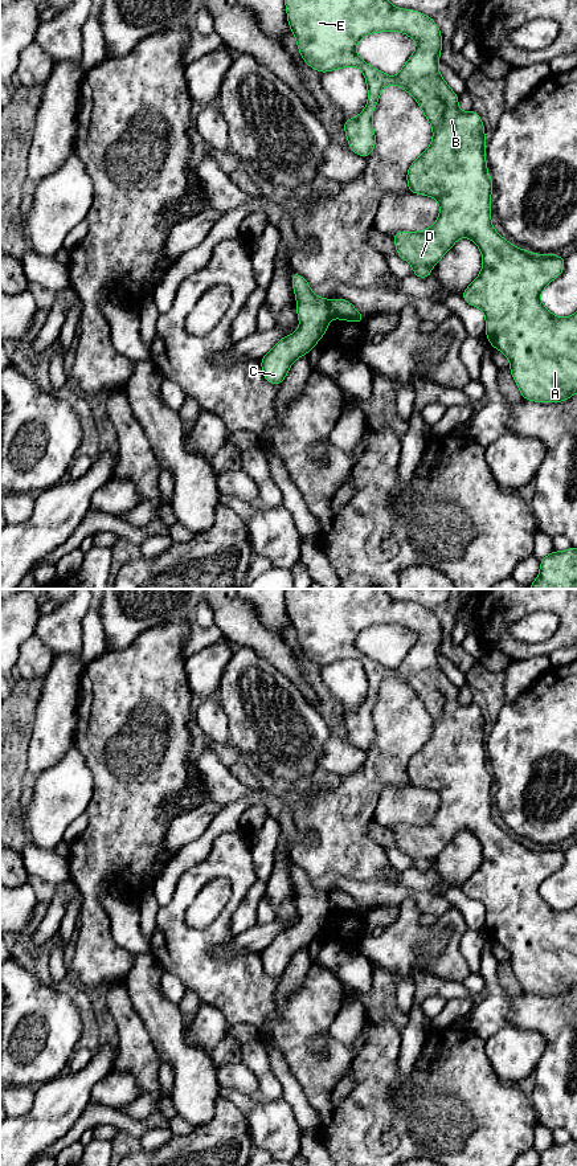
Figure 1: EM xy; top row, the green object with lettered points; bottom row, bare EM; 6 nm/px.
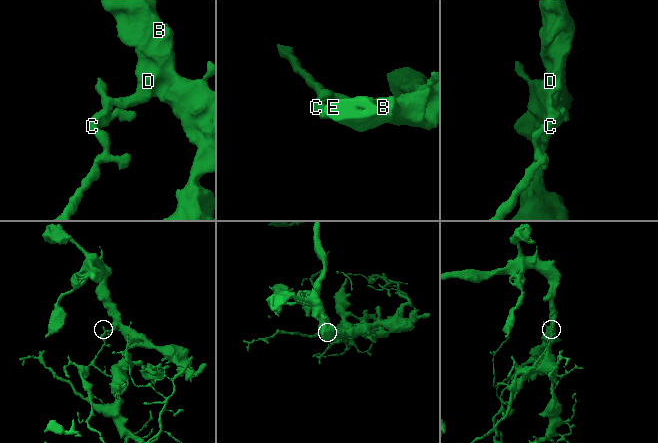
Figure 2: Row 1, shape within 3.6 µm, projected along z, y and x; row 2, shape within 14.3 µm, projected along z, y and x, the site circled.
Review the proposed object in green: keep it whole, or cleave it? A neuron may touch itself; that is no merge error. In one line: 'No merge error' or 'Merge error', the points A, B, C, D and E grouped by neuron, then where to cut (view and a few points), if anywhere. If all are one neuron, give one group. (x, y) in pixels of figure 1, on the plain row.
Merge error. Groups: A B D E / C. Split along xy (328, 894), (331, 909)

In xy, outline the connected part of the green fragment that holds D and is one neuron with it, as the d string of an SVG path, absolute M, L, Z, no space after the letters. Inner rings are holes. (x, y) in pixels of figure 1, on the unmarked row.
M285 589L287 614L290 623L296 631L296 638L303 654L318 663L327 666L340 660L357 659L365 670L368 680L368 695L365 701L353 712L344 713L344 724L349 742L367 752L376 739L376 728L372 708L378 695L381 683L388 678L397 678L414 690L433 720L433 735L421 746L406 765L410 786L434 790L441 799L439 809L433 819L425 823L397 825L393 829L397 848L413 860L413 868L418 871L431 870L431 860L454 839L455 834L467 830L472 832L483 850L483 860L475 874L462 885L467 897L479 900L486 908L486 929L492 941L503 945L511 958L511 967L521 985L521 990L535 995L564 995L577 987L577 904L568 911L556 911L541 895L541 884L565 860L565 852L557 847L535 847L523 843L506 834L491 818L491 785L494 776L486 757L484 719L480 708L471 703L462 705L458 700L459 688L455 687L441 670L438 652L442 643L442 627L433 610L414 602L393 600L386 589ZM401 625L417 635L414 646L409 650L396 670L390 670L371 659L356 646L357 635L368 626Z

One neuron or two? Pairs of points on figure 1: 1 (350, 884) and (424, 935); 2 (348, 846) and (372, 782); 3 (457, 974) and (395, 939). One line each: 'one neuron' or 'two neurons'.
1: two neurons
2: one neuron
3: one neuron

